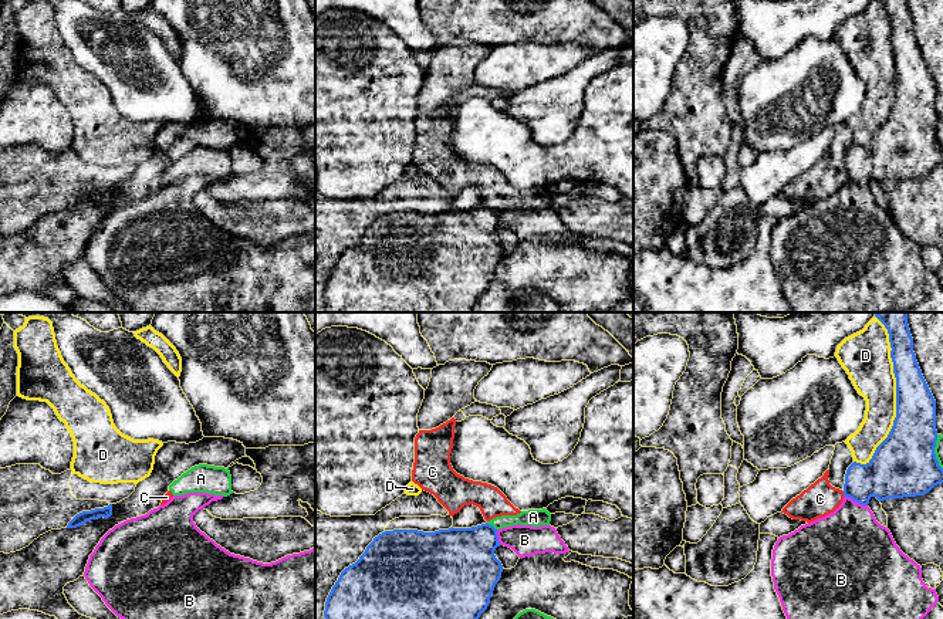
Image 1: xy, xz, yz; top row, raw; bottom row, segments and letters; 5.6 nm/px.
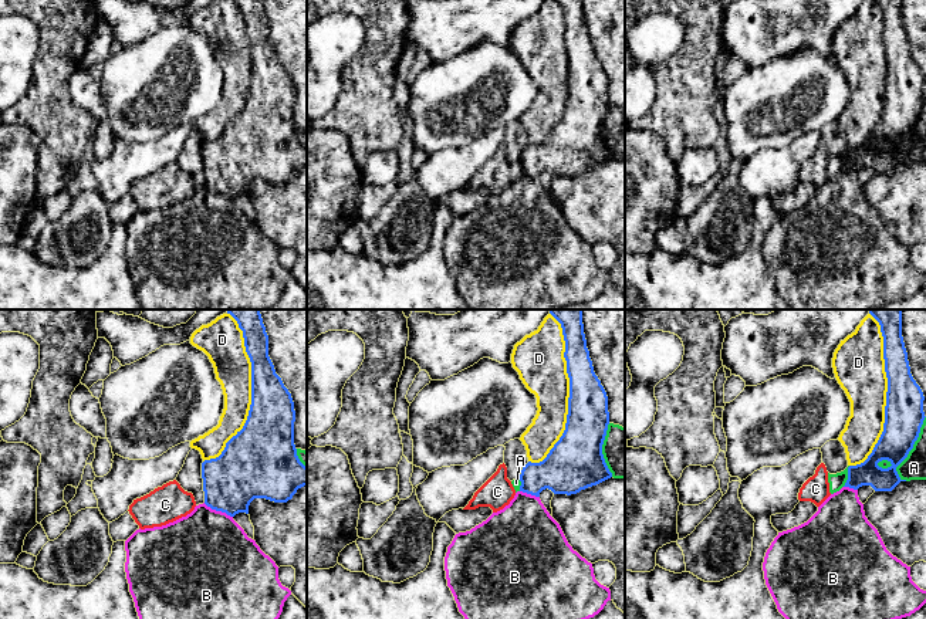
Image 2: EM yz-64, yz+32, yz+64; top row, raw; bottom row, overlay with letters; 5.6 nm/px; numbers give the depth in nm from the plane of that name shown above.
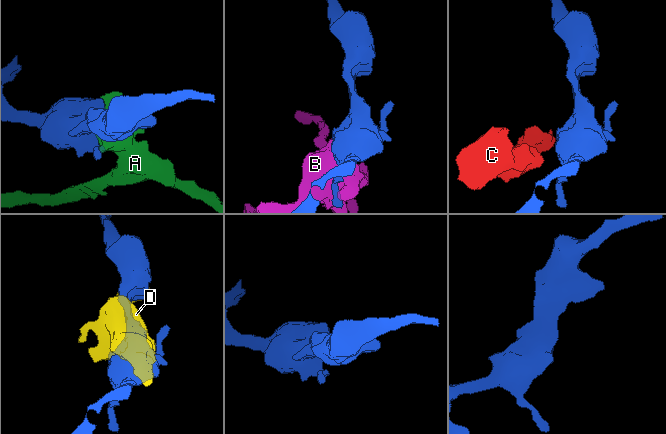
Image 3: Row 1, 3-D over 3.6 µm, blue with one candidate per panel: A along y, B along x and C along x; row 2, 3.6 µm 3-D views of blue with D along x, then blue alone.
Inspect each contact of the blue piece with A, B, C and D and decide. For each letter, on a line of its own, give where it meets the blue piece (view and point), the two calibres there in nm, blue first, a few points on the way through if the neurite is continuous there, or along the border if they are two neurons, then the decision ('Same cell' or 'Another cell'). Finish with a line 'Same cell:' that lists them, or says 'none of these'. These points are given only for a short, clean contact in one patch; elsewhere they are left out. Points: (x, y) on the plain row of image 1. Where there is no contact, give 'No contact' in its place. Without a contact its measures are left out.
A: Touches blue at xz (492, 207). Thickness 360 nm (blue) against 100 nm. Another cell
B: Touches blue at yz (855, 182). Thickness 280 nm (blue) against 400 nm. Another cell
C: Touches blue at yz (844, 176). Thickness 240 nm (blue) against 190 nm. Boundary: yz (842, 173), (844, 178). Another cell
D: Touches blue at yz (896, 75). Thickness 260 nm (blue) against 260 nm. Another cell
Same cell: none of these

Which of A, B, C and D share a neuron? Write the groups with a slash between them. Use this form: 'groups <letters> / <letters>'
groups A C / B / D

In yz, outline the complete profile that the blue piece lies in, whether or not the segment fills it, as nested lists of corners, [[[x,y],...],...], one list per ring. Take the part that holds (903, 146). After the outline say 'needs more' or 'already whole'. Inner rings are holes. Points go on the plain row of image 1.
[[[878,0],[889,16],[890,40],[896,60],[896,99],[888,119],[876,129],[866,146],[854,143],[845,156],[844,179],[868,187],[872,179],[879,183],[925,177],[943,165],[943,150],[934,136],[936,82],[922,57],[913,34],[913,20],[907,0]]]; already whole

